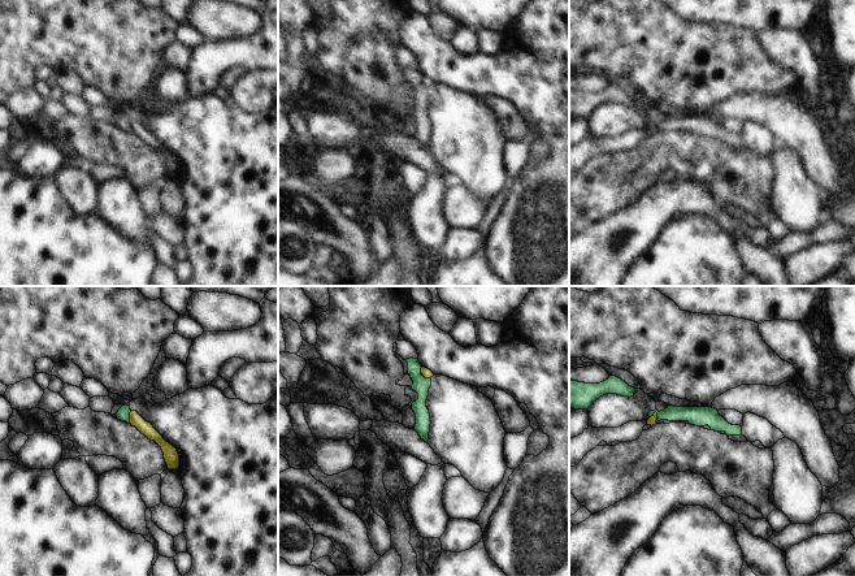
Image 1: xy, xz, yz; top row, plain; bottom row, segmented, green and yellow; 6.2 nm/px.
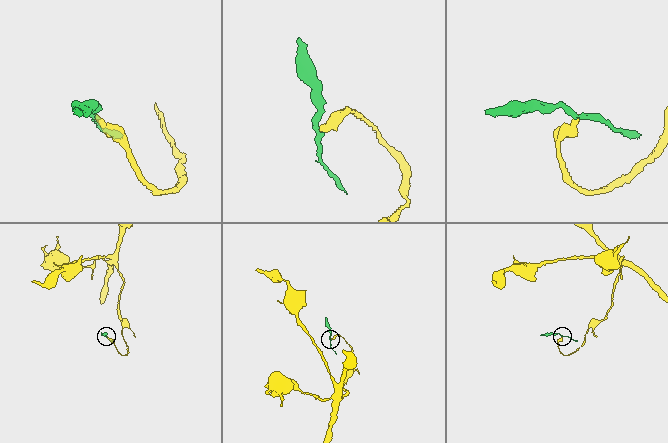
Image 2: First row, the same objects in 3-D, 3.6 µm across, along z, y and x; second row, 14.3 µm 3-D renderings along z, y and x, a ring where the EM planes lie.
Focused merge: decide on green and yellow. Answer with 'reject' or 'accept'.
reject

